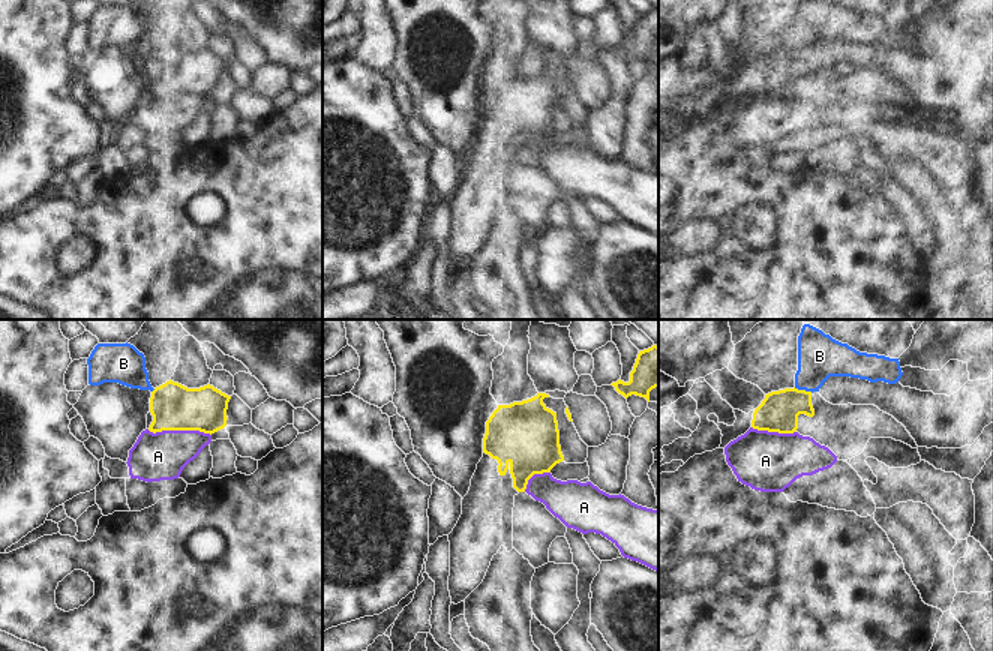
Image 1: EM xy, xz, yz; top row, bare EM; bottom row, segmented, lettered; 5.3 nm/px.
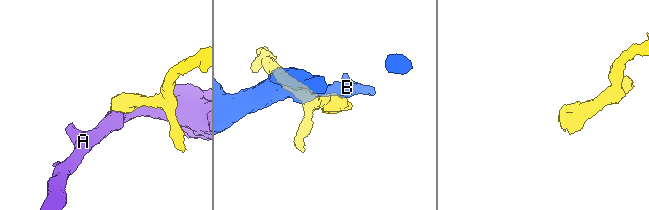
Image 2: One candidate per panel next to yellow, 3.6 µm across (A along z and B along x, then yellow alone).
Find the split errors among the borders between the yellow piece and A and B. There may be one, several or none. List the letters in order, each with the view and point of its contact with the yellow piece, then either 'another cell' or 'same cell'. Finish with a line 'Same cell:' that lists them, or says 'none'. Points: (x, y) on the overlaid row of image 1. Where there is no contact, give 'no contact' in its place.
A: xy (179, 429) | another cell
B: yz (803, 390) | another cell
Same cell: none

